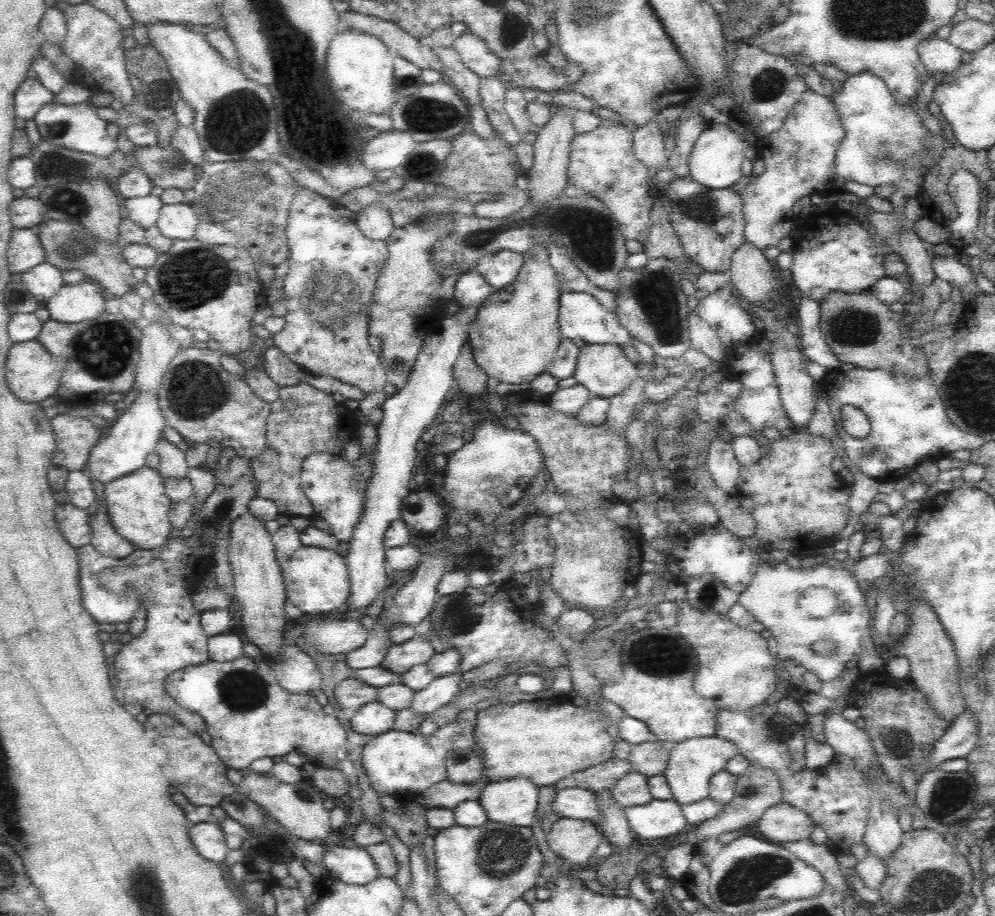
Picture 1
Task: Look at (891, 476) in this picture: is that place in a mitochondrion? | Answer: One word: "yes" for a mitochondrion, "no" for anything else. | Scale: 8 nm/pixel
no

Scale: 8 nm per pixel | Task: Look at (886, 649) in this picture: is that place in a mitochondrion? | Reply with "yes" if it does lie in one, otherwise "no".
no

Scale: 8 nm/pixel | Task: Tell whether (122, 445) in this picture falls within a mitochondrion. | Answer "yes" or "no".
no

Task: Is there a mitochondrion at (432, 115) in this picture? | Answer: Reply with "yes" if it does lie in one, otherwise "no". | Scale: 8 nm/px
yes

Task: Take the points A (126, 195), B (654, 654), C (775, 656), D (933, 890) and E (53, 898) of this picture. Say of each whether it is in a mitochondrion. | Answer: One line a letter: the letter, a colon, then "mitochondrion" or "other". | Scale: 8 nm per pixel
A: other
B: mitochondrion
C: other
D: mitochondrion
E: other

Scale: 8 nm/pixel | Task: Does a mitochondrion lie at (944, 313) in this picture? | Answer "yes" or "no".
no

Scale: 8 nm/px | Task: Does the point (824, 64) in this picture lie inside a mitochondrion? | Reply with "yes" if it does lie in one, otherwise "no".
no

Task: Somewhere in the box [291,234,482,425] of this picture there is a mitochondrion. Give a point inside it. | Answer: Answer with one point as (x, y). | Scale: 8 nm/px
(335, 300)

